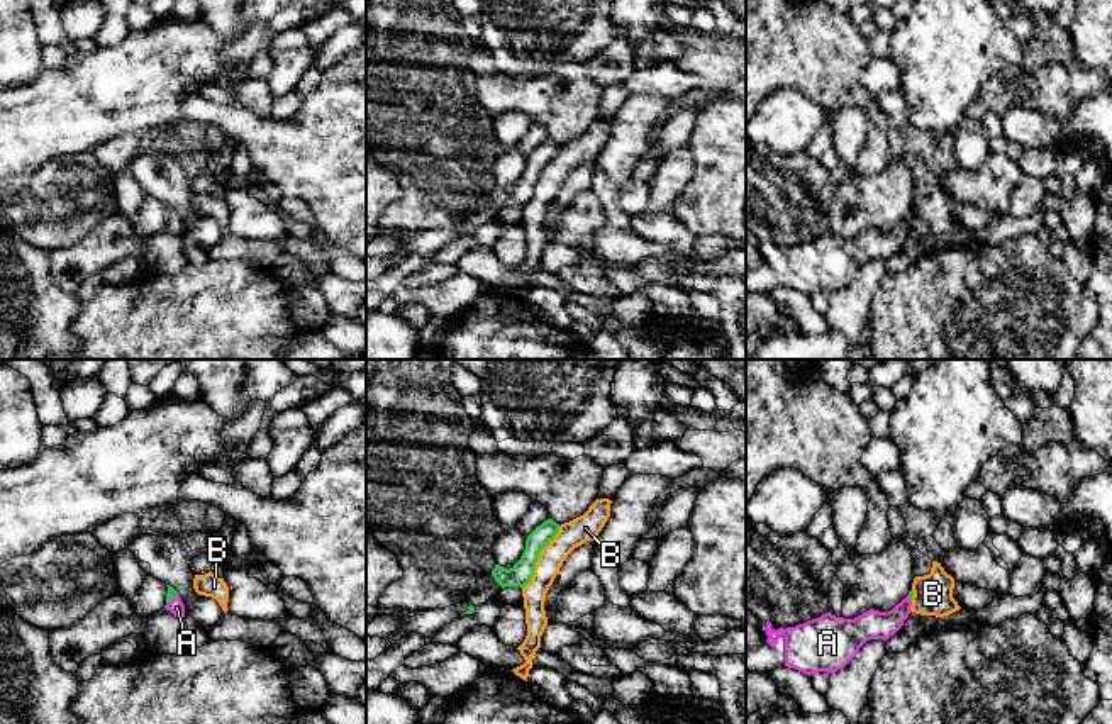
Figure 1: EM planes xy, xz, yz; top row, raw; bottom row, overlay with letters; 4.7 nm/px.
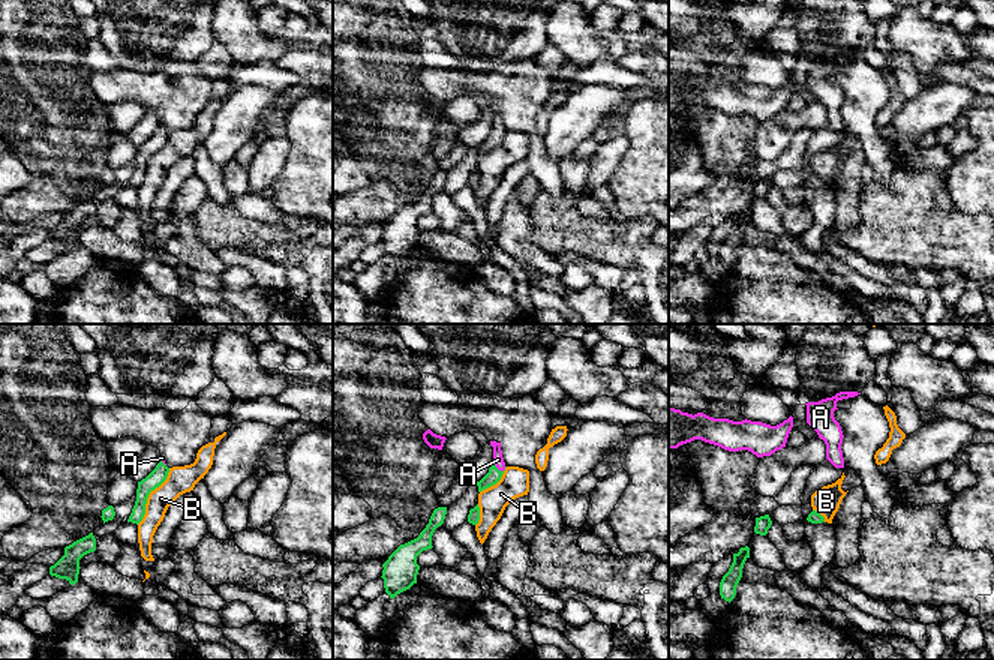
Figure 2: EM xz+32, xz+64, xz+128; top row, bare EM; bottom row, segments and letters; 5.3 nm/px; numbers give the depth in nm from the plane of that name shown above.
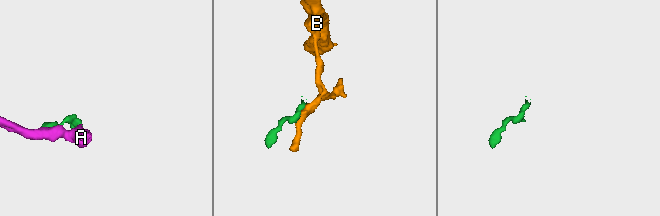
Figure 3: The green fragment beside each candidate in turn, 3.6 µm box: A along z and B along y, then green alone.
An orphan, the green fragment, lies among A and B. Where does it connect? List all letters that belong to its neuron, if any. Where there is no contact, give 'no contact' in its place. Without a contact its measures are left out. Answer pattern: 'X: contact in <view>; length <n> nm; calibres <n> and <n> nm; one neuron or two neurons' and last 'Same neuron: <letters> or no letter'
A: contact in xy; length 90 nm; calibres 50 and 70 nm; one neuron
B: contact in xz; length 360 nm; calibres 100 and 130 nm; two neurons
Same neuron: A

